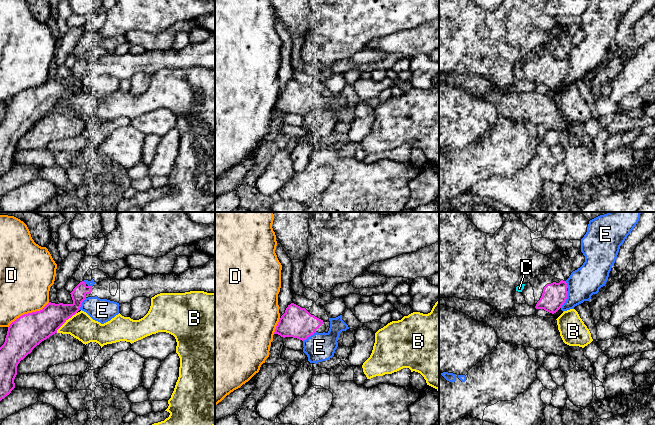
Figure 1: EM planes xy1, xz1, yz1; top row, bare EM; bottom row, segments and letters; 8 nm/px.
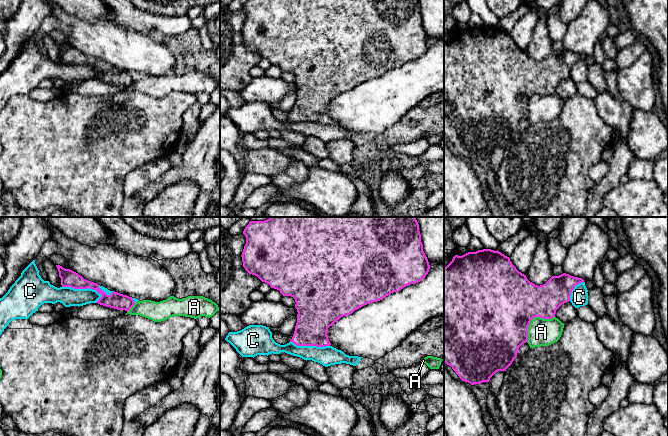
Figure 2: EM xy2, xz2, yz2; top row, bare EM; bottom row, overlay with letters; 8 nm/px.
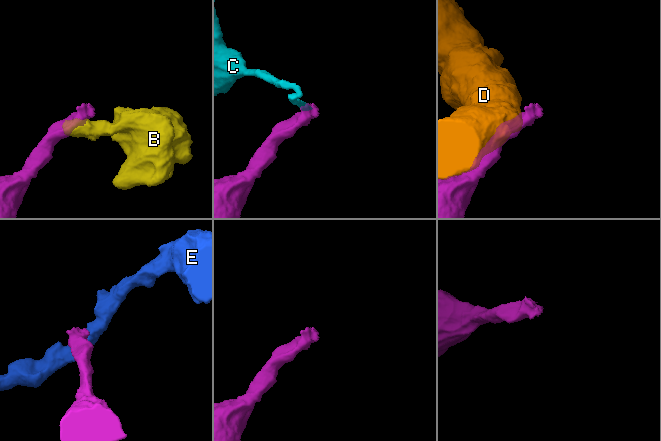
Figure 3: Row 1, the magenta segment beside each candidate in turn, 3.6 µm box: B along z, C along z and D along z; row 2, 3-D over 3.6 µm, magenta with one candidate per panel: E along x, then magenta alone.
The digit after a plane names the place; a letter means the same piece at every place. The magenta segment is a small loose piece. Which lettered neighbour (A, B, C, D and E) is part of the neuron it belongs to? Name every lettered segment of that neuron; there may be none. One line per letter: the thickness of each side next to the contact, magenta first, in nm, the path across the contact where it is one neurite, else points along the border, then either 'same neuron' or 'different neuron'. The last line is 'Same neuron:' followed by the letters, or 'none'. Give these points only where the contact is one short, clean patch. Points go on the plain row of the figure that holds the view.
A: calibres 500 and 220 nm; different neuron
B: calibres 240 and 220 nm; border xy1 (76, 88), (56, 108); different neuron
C: calibres 140 and 150 nm; different neuron
D: calibres 280 and 400 nm; different neuron
E: calibres 200 and 240 nm; different neuron
Same neuron: none

